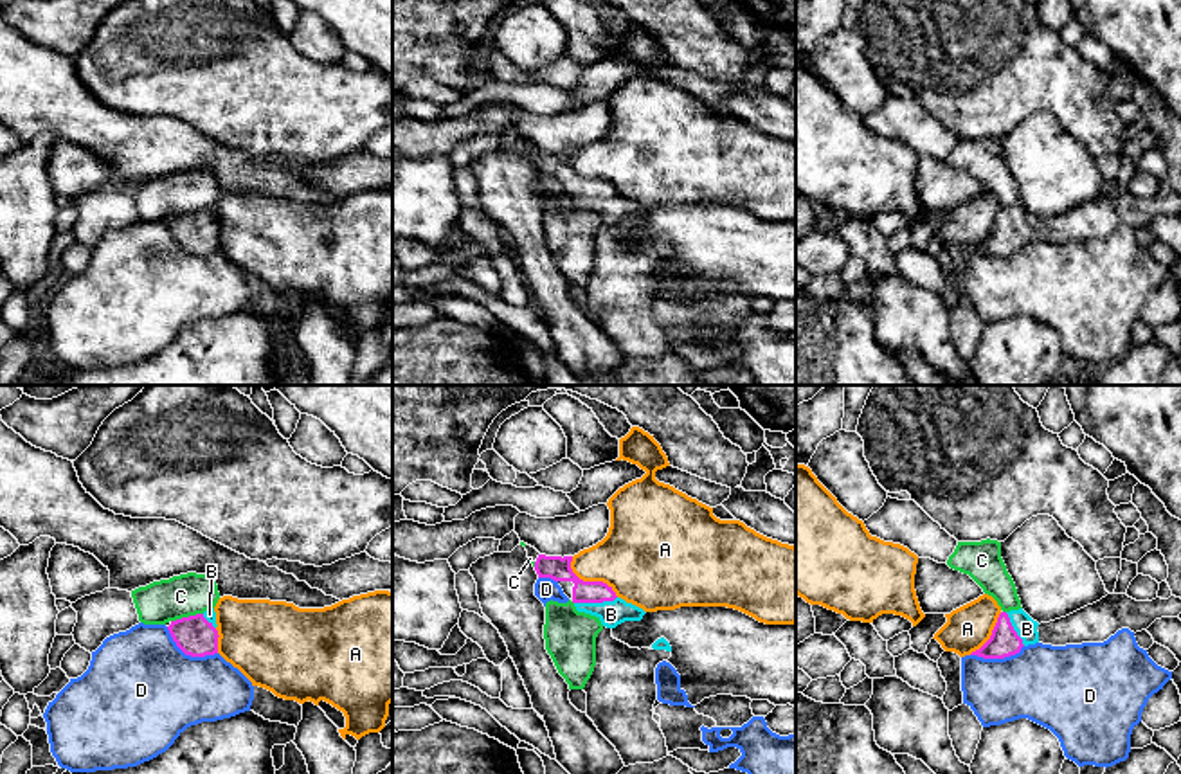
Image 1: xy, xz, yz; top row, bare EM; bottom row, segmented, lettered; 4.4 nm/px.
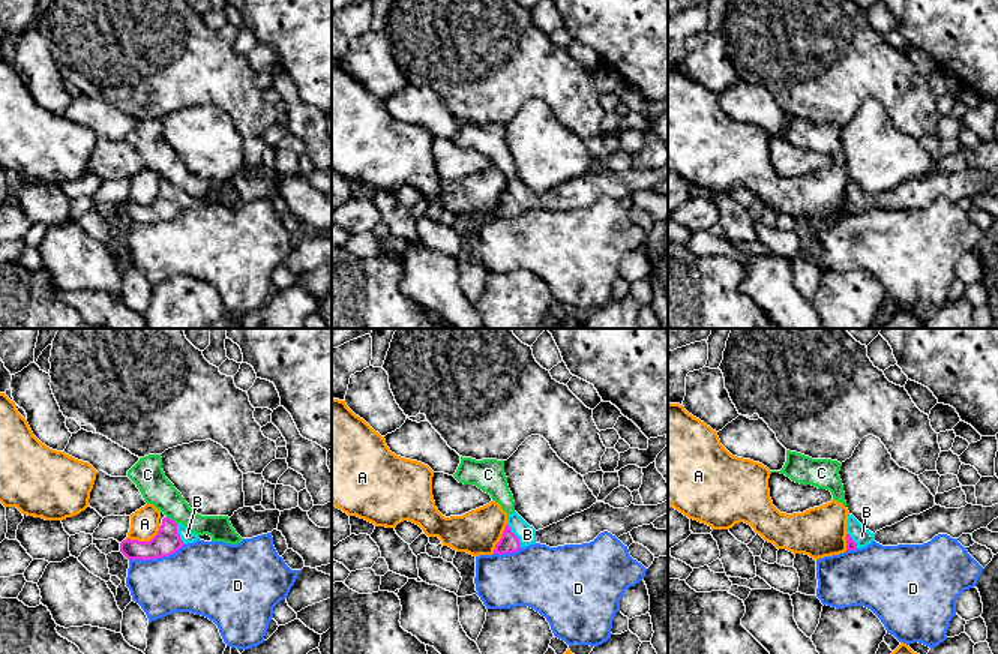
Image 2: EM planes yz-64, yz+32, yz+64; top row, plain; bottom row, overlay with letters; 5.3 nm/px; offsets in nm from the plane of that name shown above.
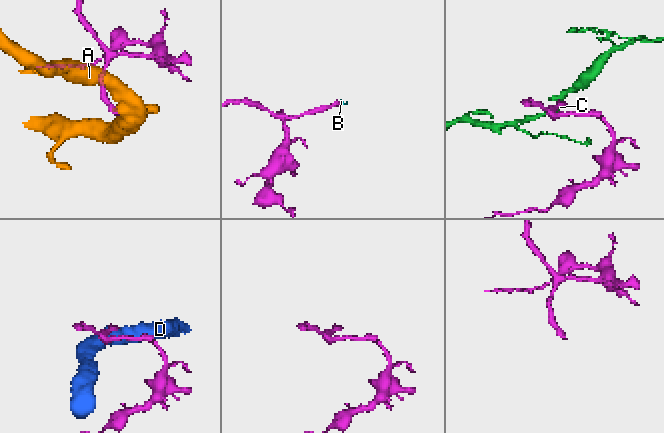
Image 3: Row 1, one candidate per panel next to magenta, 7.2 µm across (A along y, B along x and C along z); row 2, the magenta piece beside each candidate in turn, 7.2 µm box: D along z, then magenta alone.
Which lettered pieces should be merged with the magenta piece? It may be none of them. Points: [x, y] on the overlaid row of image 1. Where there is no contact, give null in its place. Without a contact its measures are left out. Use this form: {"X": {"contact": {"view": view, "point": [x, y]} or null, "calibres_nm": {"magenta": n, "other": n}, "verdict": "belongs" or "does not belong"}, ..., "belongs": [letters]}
{"A": {"contact": {"view": "xz", "point": [589, 582]}, "calibres_nm": {"magenta": 110, "other": 360}, "verdict": "does not belong"}, "B": {"contact": {"view": "xz", "point": [595, 602]}, "calibres_nm": {"magenta": 110, "other": 120}, "verdict": "belongs"}, "C": {"contact": {"view": "xy", "point": [186, 618]}, "calibres_nm": {"magenta": 180, "other": 190}, "verdict": "does not belong"}, "D": {"contact": {"view": "xy", "point": [188, 654]}, "calibres_nm": {"magenta": 180, "other": 480}, "verdict": "does not belong"}, "belongs": ["B"]}

